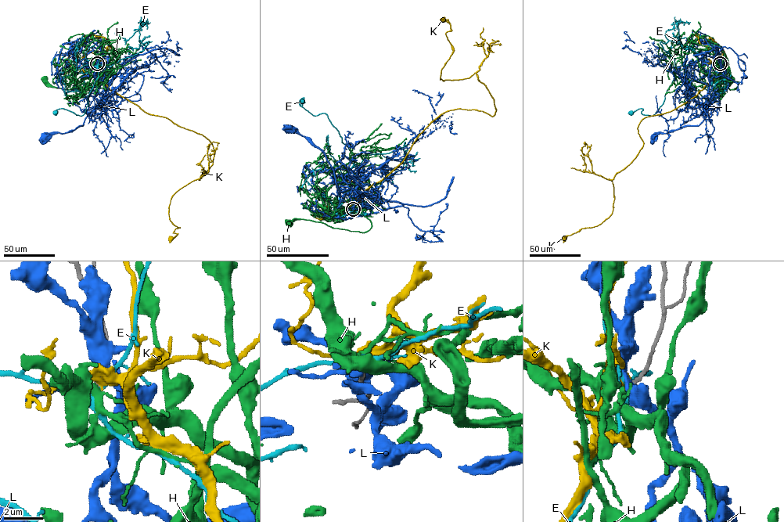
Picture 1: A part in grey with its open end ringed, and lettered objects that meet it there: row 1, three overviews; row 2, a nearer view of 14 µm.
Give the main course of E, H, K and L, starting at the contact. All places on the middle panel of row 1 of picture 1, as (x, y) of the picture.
E: (354, 210), (338, 211), (337, 206), (340, 183), (354, 155), (327, 115), (314, 116), (302, 101)
H: (354, 209), (360, 207), (369, 221), (368, 231), (333, 228), (307, 220), (289, 223)
K: (354, 210), (441, 114), (496, 111), (476, 73), (440, 78), (453, 51), (444, 19)
L: (353, 210), (359, 215), (369, 214), (402, 205), (359, 194), (354, 189), (340, 191), (325, 154), (291, 128)

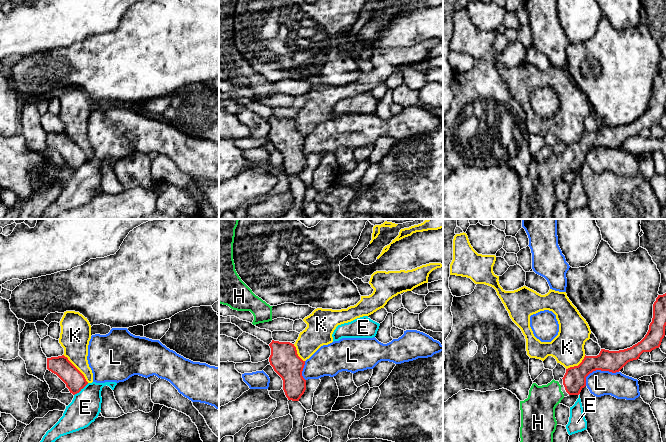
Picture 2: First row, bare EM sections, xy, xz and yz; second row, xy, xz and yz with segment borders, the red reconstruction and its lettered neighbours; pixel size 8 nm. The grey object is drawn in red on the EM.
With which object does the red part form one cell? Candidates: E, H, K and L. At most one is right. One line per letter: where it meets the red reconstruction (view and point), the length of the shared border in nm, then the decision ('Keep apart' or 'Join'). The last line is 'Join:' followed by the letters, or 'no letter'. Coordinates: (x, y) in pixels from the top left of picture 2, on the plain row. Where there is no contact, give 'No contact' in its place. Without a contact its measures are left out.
E: Touches red at xy (81, 164). Shared border 160 nm. Keep apart
H: No contact. Join
K: Touches red at xy (76, 144). Shared border 300 nm. Keep apart
L: Touches red at yz (598, 145). Shared border 300 nm. Keep apart
Join: H

